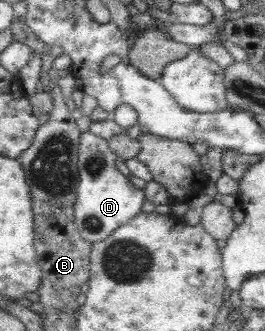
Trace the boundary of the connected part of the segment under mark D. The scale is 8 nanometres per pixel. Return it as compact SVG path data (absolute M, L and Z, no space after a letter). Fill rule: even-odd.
M90 130L81 133L76 226L80 236L89 243L95 244L110 238L121 226L133 221L145 204L145 190L137 188L129 177L124 176L117 168L117 156L118 154L109 146L108 139Z

